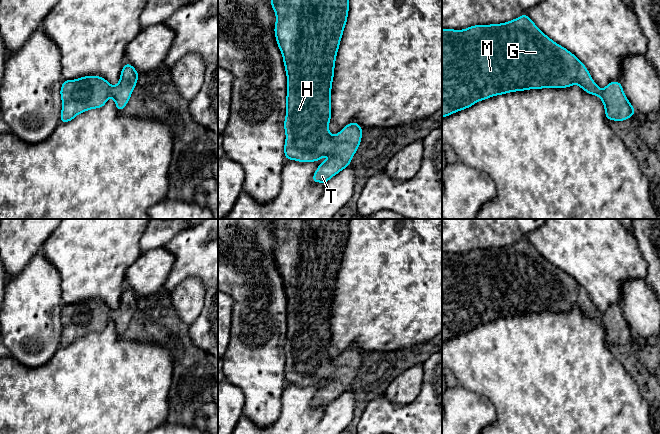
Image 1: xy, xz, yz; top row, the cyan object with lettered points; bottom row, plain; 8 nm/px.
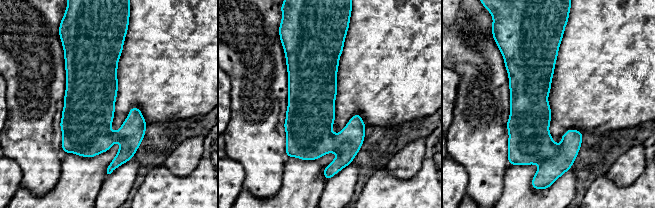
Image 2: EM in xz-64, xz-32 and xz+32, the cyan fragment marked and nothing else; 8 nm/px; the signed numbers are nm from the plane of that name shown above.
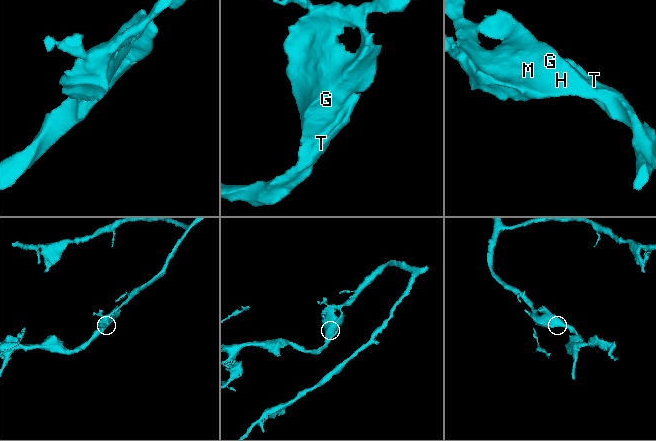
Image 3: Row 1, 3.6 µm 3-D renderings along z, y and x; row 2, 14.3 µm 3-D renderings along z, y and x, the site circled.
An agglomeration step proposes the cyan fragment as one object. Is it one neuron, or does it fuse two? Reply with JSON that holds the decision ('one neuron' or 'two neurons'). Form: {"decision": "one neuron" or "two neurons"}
{"decision": "one neuron"}

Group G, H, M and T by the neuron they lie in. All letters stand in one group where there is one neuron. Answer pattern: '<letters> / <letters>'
G H M T

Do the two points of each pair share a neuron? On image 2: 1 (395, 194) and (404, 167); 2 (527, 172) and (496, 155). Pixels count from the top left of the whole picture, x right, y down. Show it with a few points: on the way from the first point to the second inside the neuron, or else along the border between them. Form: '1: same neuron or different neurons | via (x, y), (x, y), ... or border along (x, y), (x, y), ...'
1: different neurons | border along (421, 167), (410, 178), (397, 178), (385, 168)
2: different neurons | border along (509, 165), (505, 171), (503, 188)

